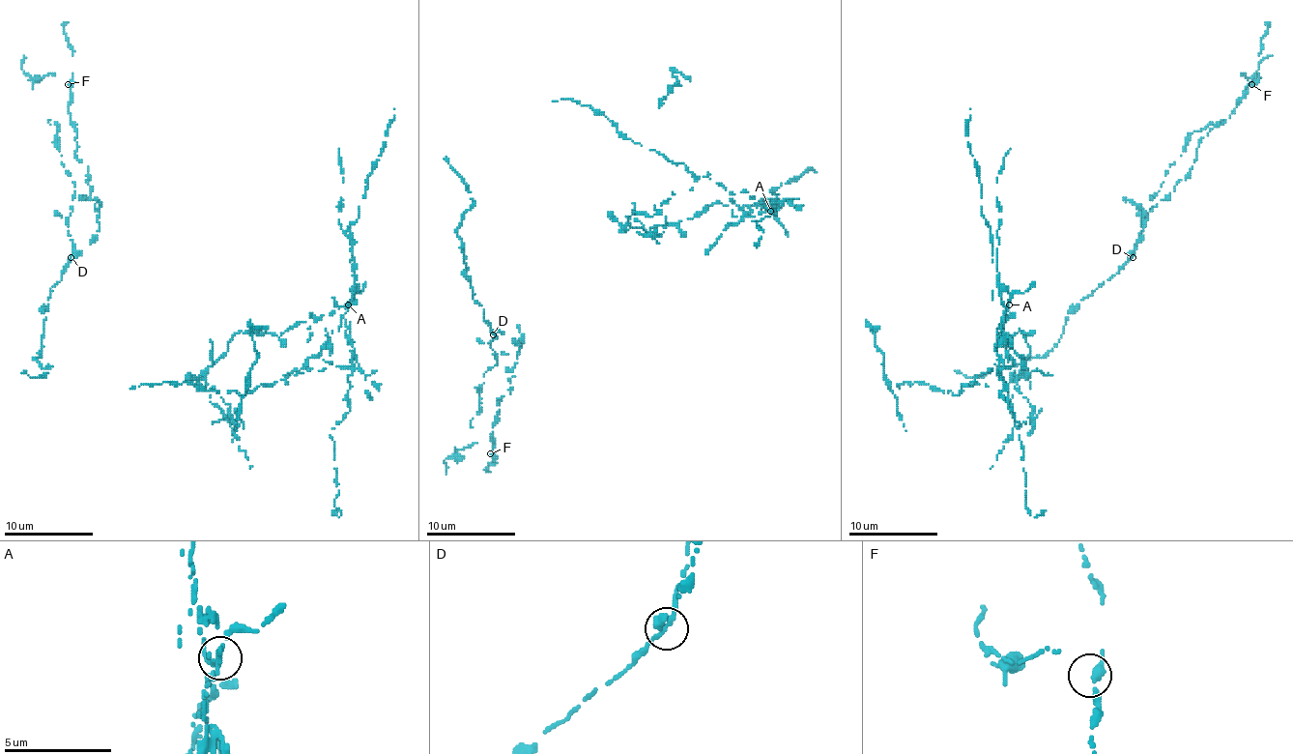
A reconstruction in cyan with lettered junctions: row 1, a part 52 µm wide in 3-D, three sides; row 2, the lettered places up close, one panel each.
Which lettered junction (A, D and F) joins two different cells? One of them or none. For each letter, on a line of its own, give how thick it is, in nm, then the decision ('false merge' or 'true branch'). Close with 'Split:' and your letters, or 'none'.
A: calibre 240 nm; false merge
D: calibre 220 nm; true branch
F: calibre 280 nm; true branch
Split: A

